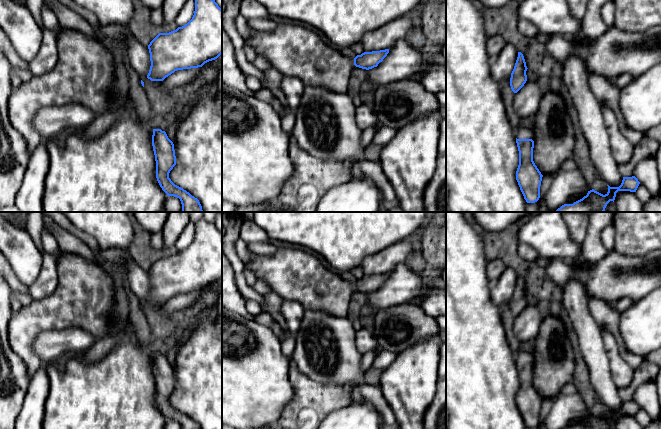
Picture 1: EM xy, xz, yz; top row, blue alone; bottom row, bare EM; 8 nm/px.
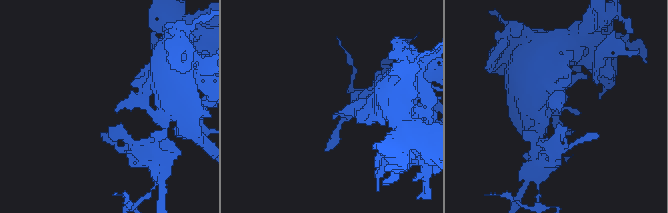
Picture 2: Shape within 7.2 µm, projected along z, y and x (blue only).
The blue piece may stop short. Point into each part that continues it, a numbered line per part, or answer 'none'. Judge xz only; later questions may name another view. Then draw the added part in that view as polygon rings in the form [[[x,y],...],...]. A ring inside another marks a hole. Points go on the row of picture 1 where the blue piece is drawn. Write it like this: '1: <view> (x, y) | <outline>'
1: xz (294, 51) | [[[279,25],[272,32],[255,30],[245,43],[282,75],[299,78],[305,86],[348,93],[349,71],[355,66],[354,59],[334,50],[310,30]]]

